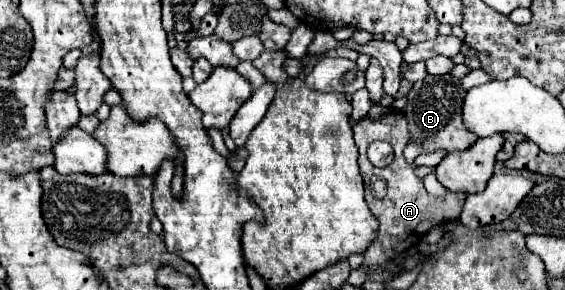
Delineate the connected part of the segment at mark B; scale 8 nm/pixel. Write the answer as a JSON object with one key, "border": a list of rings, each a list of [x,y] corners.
{"border":[[[450,74],[426,76],[424,80],[414,82],[410,92],[406,94],[408,102],[402,112],[408,118],[410,142],[420,142],[422,154],[430,154],[434,150],[444,150],[446,154],[460,152],[460,150],[468,150],[478,140],[476,134],[464,130],[464,124],[462,124],[464,96],[466,96],[466,90],[462,88],[460,80],[452,78]]]}

